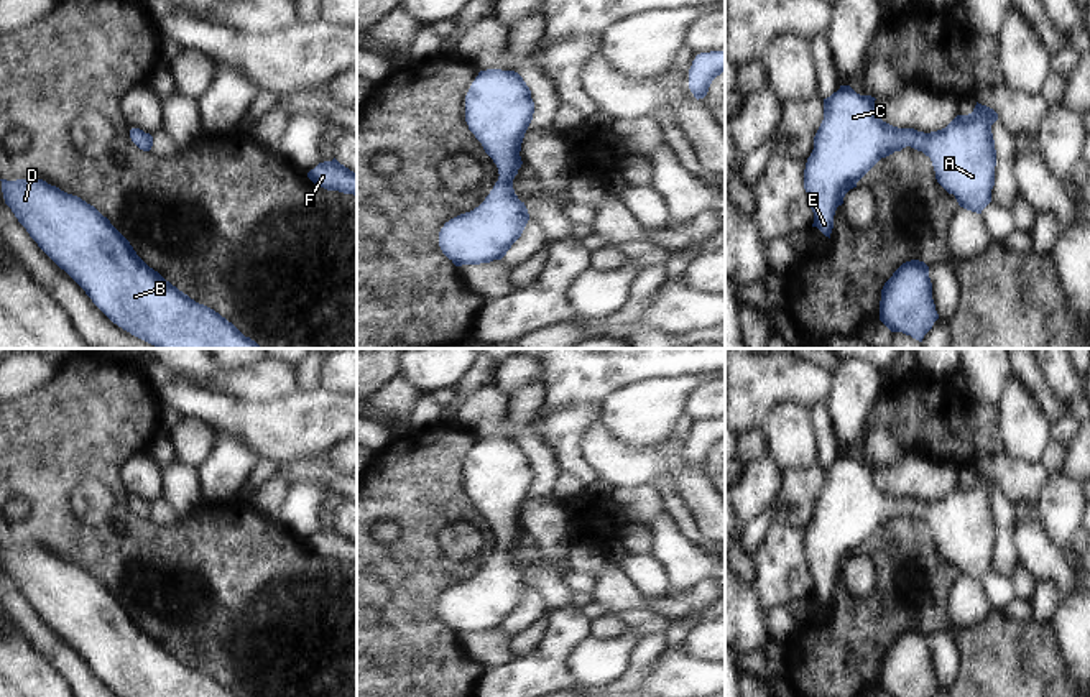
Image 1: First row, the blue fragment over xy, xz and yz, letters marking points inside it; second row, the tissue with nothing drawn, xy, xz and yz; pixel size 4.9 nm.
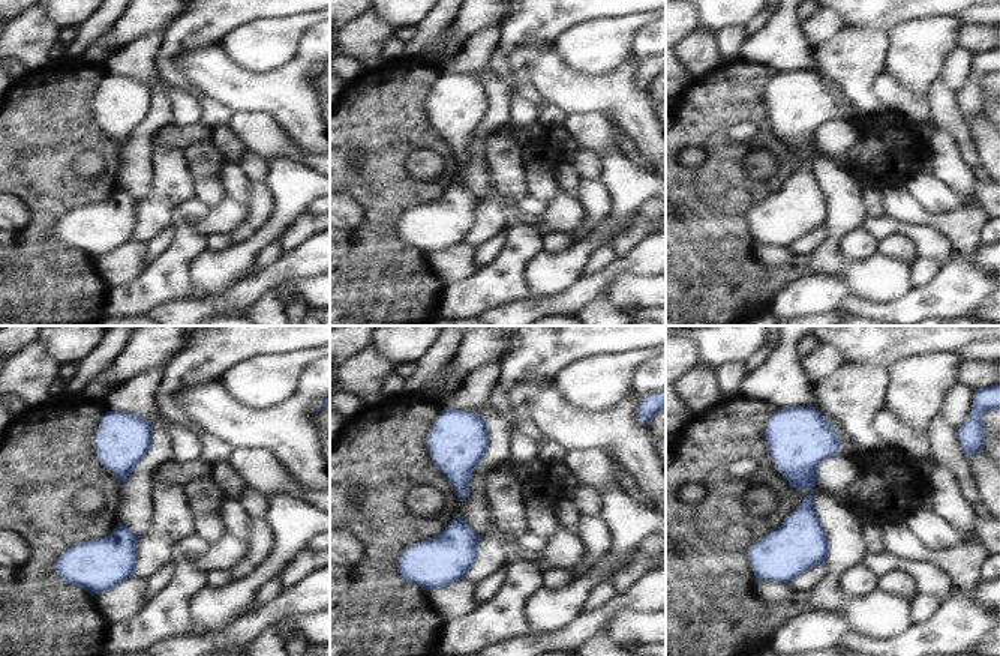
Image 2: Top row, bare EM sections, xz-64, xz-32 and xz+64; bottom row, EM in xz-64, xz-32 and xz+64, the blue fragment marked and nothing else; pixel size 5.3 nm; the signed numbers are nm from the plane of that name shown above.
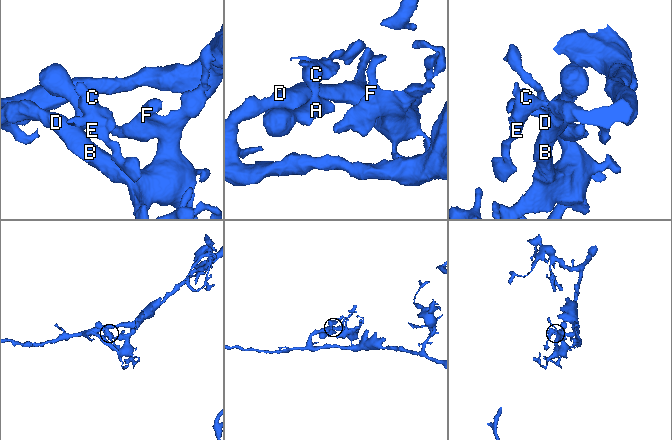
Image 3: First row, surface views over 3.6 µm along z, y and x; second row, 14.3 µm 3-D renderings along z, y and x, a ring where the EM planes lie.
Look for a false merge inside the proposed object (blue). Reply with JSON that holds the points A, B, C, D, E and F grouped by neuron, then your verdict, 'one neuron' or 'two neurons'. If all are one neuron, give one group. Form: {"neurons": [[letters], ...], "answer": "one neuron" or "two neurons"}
{"neurons": [["A", "B", "C", "D", "E", "F"]], "answer": "one neuron"}

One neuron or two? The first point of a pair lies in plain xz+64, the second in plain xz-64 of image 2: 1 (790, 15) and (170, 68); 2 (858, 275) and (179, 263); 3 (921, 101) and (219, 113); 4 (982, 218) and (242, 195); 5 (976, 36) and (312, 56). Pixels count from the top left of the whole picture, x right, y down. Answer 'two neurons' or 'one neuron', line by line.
1: one neuron
2: two neurons
3: two neurons
4: two neurons
5: one neuron

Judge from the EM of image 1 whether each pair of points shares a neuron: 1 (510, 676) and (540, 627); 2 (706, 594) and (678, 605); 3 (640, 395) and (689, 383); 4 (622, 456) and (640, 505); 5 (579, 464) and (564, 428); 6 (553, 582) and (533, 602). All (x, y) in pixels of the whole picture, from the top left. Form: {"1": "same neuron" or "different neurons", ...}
{"1": "different neurons", "2": "same neuron", "3": "same neuron", "4": "different neurons", "5": "same neuron", "6": "different neurons"}

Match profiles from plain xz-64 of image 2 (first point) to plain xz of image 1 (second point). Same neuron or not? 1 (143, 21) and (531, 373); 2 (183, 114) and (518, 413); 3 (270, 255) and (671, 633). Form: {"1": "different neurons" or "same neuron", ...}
{"1": "same neuron", "2": "same neuron", "3": "different neurons"}

